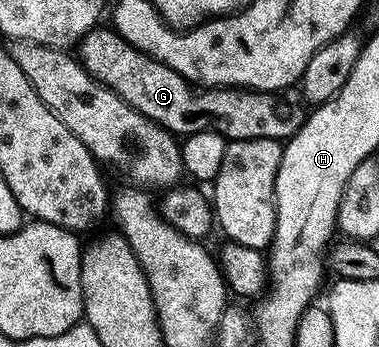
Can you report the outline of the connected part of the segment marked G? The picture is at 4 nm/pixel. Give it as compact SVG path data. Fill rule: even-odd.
M114 28L106 29L90 30L81 39L77 54L84 69L102 86L107 86L126 100L134 110L176 136L212 130L232 142L254 138L286 140L303 126L305 103L298 89L272 92L267 88L248 90L197 86L182 78L173 68L133 48L133 44L124 40Z

